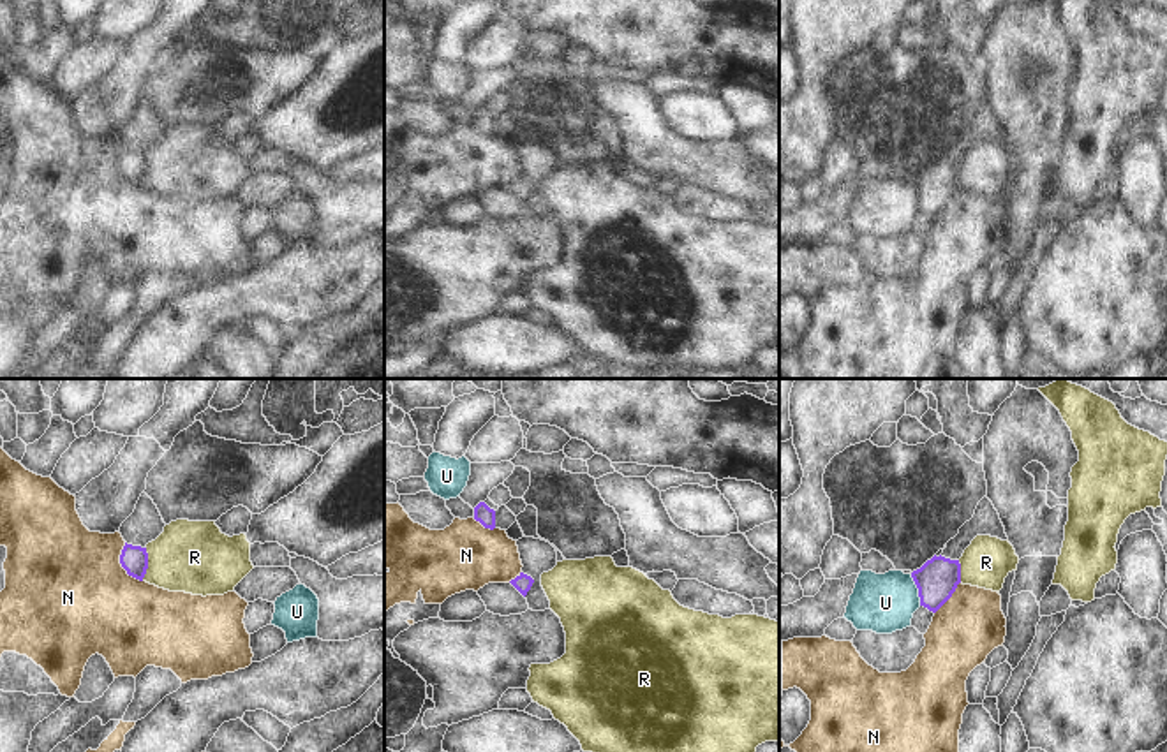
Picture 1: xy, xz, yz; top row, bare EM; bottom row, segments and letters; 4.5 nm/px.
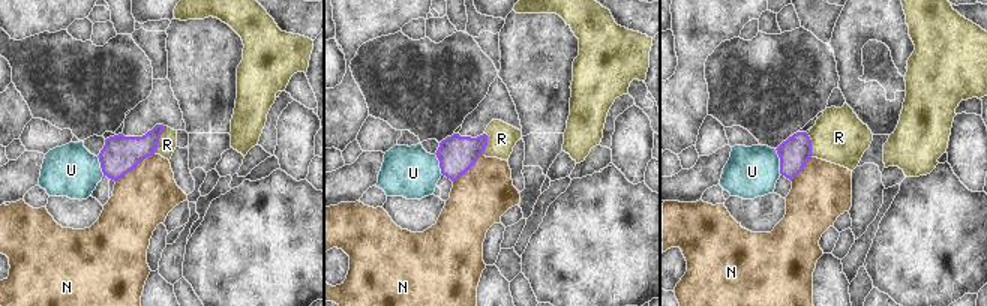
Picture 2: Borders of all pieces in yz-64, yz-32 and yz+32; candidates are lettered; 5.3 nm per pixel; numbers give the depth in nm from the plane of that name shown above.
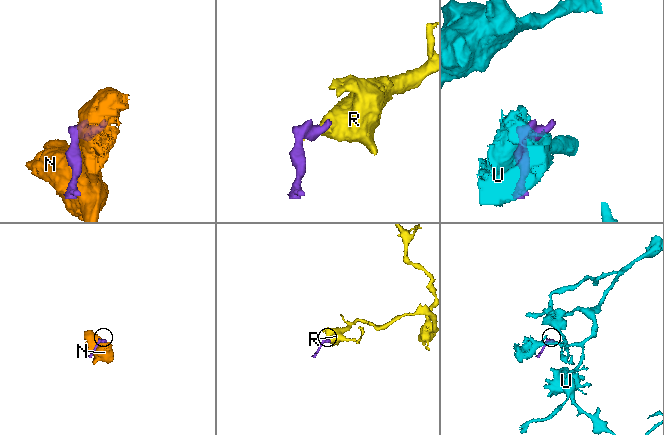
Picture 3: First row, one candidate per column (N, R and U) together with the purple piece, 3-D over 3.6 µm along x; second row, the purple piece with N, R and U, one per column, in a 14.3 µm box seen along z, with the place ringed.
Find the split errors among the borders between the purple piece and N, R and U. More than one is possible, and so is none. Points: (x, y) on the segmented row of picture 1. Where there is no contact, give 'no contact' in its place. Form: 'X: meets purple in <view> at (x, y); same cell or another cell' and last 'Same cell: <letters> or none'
N: meets purple in xy at (122, 566); another cell
R: meets purple in xy at (147, 564); another cell
U: meets purple in yz at (919, 590); another cell
Same cell: none

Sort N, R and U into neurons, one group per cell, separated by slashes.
N / R / U

